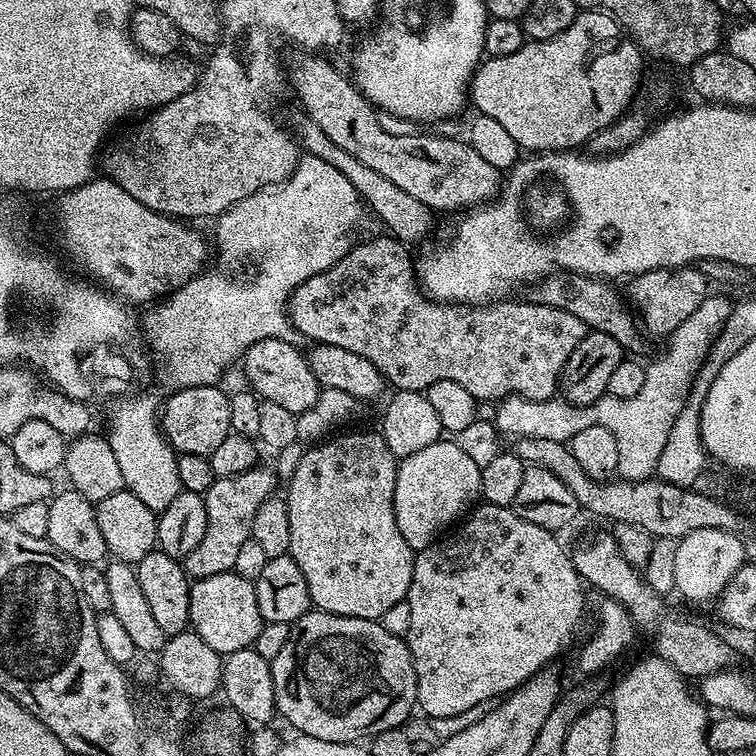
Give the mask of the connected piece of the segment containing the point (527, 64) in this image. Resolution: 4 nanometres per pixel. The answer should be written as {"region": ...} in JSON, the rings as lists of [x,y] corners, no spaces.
{"region":[[[584,10],[576,15],[574,22],[570,22],[570,26],[566,26],[566,30],[562,30],[562,34],[558,34],[558,38],[528,40],[520,49],[514,51],[514,53],[508,53],[505,56],[492,56],[491,58],[485,59],[472,76],[470,104],[471,107],[476,107],[475,111],[477,113],[496,119],[514,137],[514,142],[518,142],[518,146],[522,150],[527,150],[532,154],[576,150],[581,147],[579,144],[587,145],[597,132],[600,132],[603,128],[609,128],[625,112],[629,111],[632,97],[636,95],[636,90],[642,83],[640,71],[644,68],[643,59],[645,60],[645,57],[642,55],[641,49],[637,48],[635,40],[626,38],[624,29],[616,23],[615,18],[607,16],[604,12]]]}

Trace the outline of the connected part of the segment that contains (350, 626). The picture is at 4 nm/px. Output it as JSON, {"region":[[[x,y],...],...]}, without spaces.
{"region":[[[309,610],[302,618],[298,618],[295,624],[291,625],[286,646],[278,654],[278,658],[271,660],[272,673],[274,674],[274,698],[276,699],[276,711],[279,719],[284,719],[299,735],[310,738],[320,738],[324,742],[355,744],[367,741],[376,736],[382,730],[394,730],[395,728],[407,725],[408,715],[412,708],[417,707],[416,703],[416,675],[414,674],[414,662],[408,649],[407,639],[403,635],[395,636],[388,628],[383,628],[383,623],[366,618],[350,618],[339,616],[319,610]]]}

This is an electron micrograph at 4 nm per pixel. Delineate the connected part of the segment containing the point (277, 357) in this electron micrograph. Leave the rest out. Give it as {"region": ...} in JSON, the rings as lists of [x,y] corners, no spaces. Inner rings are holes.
{"region":[[[266,338],[262,342],[254,342],[245,350],[242,357],[244,376],[248,379],[247,387],[260,397],[261,401],[286,406],[294,414],[310,410],[322,391],[320,383],[314,378],[314,370],[310,370],[308,357],[290,340]]]}

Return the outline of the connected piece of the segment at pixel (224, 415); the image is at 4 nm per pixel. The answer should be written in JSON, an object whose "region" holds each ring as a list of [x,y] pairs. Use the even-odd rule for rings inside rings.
{"region":[[[214,384],[177,388],[165,404],[163,401],[158,412],[160,431],[177,454],[210,457],[227,436],[233,435],[229,393],[222,389],[223,387]]]}

